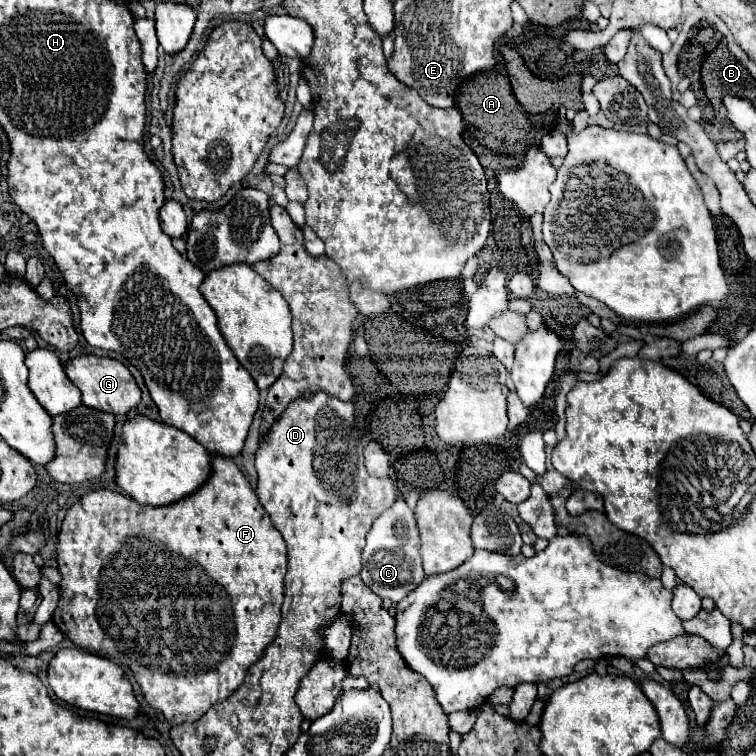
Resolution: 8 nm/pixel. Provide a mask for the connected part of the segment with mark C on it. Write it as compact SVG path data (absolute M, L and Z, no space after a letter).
M396 500L376 522L372 524L368 536L366 536L366 546L362 552L362 580L374 594L380 598L390 598L394 604L404 600L422 580L424 580L424 568L422 568L422 558L420 558L420 536L416 528L416 518L414 512L408 508L404 500Z

